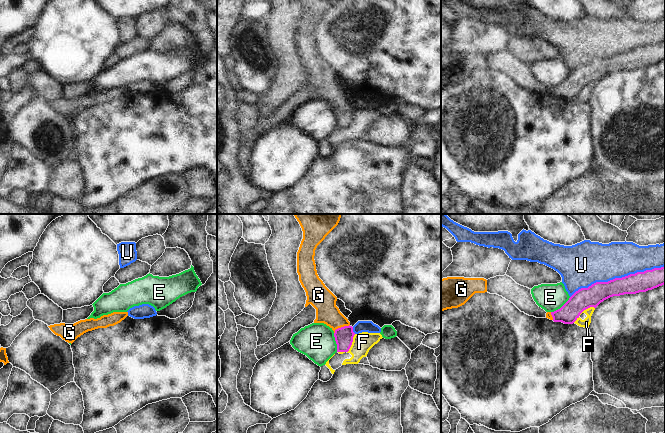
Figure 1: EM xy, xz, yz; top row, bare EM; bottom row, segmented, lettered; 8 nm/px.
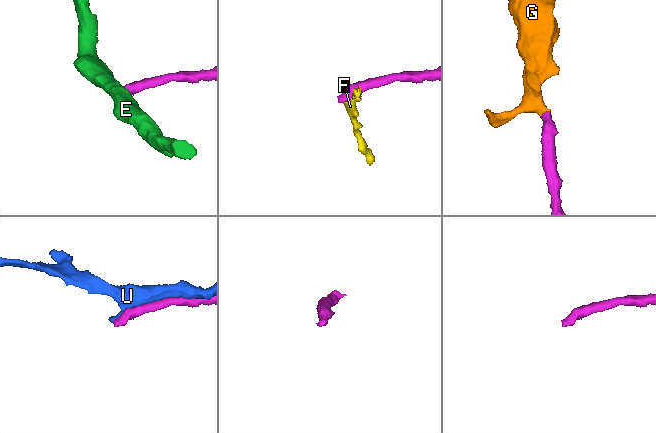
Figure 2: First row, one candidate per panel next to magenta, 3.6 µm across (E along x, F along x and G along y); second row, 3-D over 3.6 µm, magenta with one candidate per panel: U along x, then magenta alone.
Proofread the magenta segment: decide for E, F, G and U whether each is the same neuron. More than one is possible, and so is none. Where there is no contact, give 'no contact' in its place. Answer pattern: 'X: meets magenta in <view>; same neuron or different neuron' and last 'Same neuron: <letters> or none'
E: meets magenta in yz; different neuron
F: meets magenta in xz; different neuron
G: meets magenta in xz; same neuron
U: meets magenta in yz; different neuron
Same neuron: G

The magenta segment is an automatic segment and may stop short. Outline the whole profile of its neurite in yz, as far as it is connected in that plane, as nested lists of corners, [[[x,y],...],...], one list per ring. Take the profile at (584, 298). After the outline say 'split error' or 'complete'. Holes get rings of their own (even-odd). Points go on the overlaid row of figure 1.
[[[665,266],[615,278],[608,282],[596,282],[588,288],[576,291],[560,309],[547,312],[546,318],[554,322],[573,324],[584,310],[590,307],[596,308],[610,297],[646,292],[664,284]]]; split error

